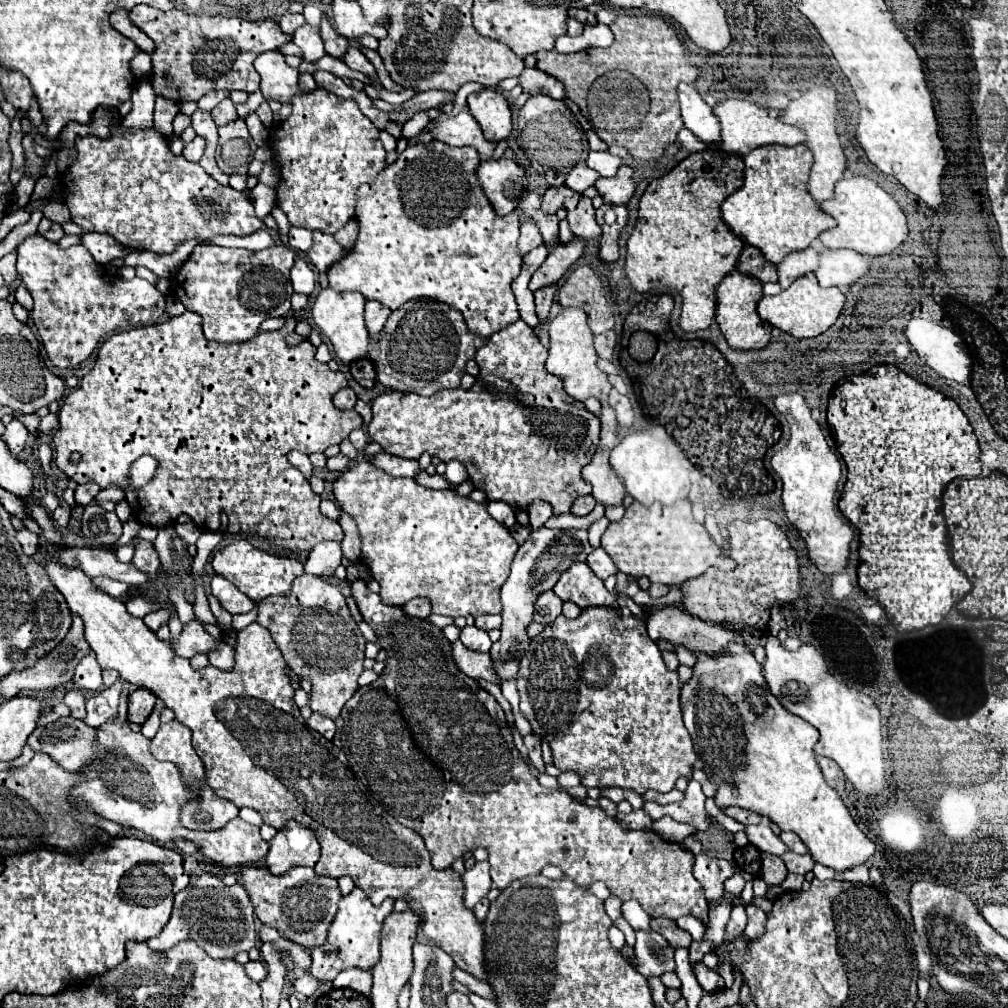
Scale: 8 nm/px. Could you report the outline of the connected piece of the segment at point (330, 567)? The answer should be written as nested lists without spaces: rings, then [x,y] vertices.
[[[320,542],[316,544],[310,554],[308,554],[308,560],[304,564],[304,570],[308,574],[314,574],[314,576],[320,576],[320,578],[328,578],[334,574],[334,570],[338,568],[342,560],[342,546],[340,542]]]

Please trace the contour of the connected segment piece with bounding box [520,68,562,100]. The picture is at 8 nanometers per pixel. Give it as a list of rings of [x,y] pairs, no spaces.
[[[526,68],[520,76],[520,86],[524,88],[524,92],[536,90],[536,88],[546,88],[548,94],[556,100],[560,100],[560,92],[562,92],[562,88],[558,86],[558,80],[538,68]]]

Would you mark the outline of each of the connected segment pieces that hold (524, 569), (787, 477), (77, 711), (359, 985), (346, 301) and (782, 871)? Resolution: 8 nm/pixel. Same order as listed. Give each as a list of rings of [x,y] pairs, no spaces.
[[[538,528],[532,530],[528,540],[518,548],[518,552],[514,554],[512,566],[510,566],[510,576],[502,586],[502,638],[498,642],[492,644],[490,656],[494,660],[494,670],[498,674],[500,680],[516,678],[518,672],[518,660],[522,658],[524,650],[530,646],[530,638],[526,634],[526,626],[532,622],[532,614],[534,614],[534,602],[536,598],[554,588],[554,584],[558,582],[560,574],[574,562],[582,562],[586,560],[586,556],[592,552],[590,544],[588,544],[588,536],[586,530],[558,530],[558,528]]]
[[[784,394],[778,396],[774,402],[778,412],[786,416],[792,432],[788,446],[778,454],[774,454],[772,458],[772,468],[780,474],[784,482],[784,492],[782,492],[784,512],[790,524],[796,530],[800,530],[800,536],[806,542],[808,558],[812,560],[812,564],[822,574],[834,576],[838,572],[844,572],[844,568],[848,566],[850,542],[854,536],[854,532],[850,532],[848,528],[848,522],[842,518],[842,514],[834,504],[834,494],[838,480],[842,476],[842,466],[836,454],[830,450],[818,422],[810,416],[810,408],[806,406],[800,394]]]
[[[70,688],[64,696],[64,702],[70,706],[72,710],[72,716],[74,718],[80,718],[84,720],[86,718],[86,708],[84,708],[84,702],[86,702],[86,694],[82,690],[76,690],[76,688]]]
[[[348,968],[348,970],[340,972],[334,978],[334,986],[336,988],[350,988],[350,990],[356,990],[356,992],[368,996],[370,994],[370,986],[372,986],[372,972],[370,970]]]
[[[322,288],[312,306],[312,318],[320,332],[332,342],[334,354],[350,364],[352,360],[368,356],[368,330],[364,322],[364,296],[360,292],[334,292],[332,288]]]
[[[768,854],[762,862],[762,878],[768,886],[778,886],[786,880],[788,876],[788,870],[784,866],[784,862],[778,858],[778,856],[772,856]]]

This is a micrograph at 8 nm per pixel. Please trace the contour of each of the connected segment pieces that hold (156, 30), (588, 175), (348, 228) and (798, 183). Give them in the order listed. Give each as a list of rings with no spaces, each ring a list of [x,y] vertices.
[[[146,4],[134,6],[130,12],[130,20],[156,42],[156,52],[152,54],[152,86],[156,94],[162,94],[166,98],[188,102],[202,98],[208,90],[242,90],[246,94],[252,94],[260,88],[260,76],[256,74],[254,60],[258,54],[280,48],[292,40],[290,34],[284,34],[280,30],[280,24],[270,18],[262,20],[242,20],[242,18],[226,18],[226,16],[190,16],[182,10],[156,10]]]
[[[578,164],[578,166],[574,166],[574,168],[568,172],[568,176],[566,176],[566,186],[570,186],[572,190],[576,190],[576,192],[582,194],[586,188],[594,186],[594,182],[596,182],[598,176],[600,176],[600,174],[596,174],[596,170],[588,168],[586,164]]]
[[[350,220],[346,226],[342,226],[342,228],[334,234],[334,238],[336,238],[344,248],[348,248],[348,250],[354,246],[356,236],[358,236],[358,222],[356,222],[356,220]]]
[[[760,146],[746,156],[746,172],[744,172],[744,186],[730,194],[722,204],[722,218],[730,226],[730,230],[742,236],[750,246],[762,250],[762,254],[770,260],[780,264],[784,256],[790,252],[806,250],[812,240],[816,240],[824,230],[836,226],[836,220],[820,210],[820,202],[816,202],[808,194],[808,178],[812,168],[812,152],[804,146]]]

